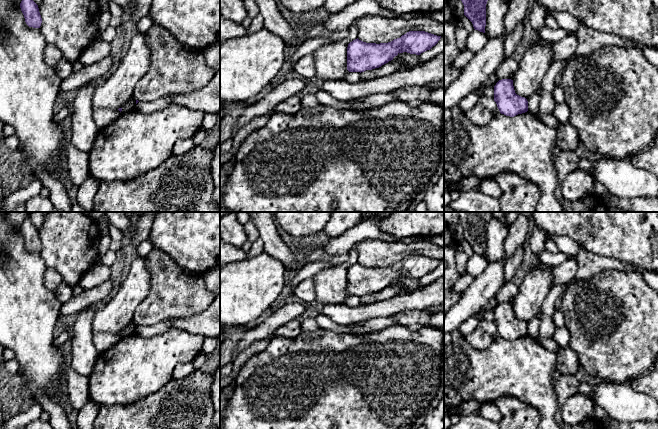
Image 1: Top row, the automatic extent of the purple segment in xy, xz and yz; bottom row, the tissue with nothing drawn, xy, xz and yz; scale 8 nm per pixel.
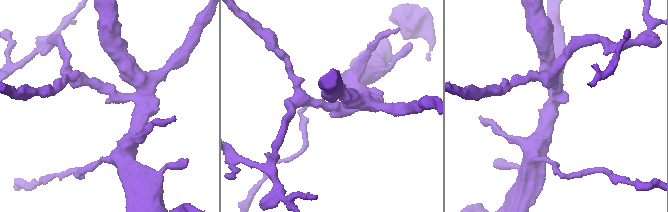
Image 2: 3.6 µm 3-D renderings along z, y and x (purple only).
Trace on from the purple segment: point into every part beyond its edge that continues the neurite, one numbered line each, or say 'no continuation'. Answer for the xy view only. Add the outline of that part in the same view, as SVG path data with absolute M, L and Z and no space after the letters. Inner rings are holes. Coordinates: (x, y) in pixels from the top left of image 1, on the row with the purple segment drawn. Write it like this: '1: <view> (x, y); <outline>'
no continuation

